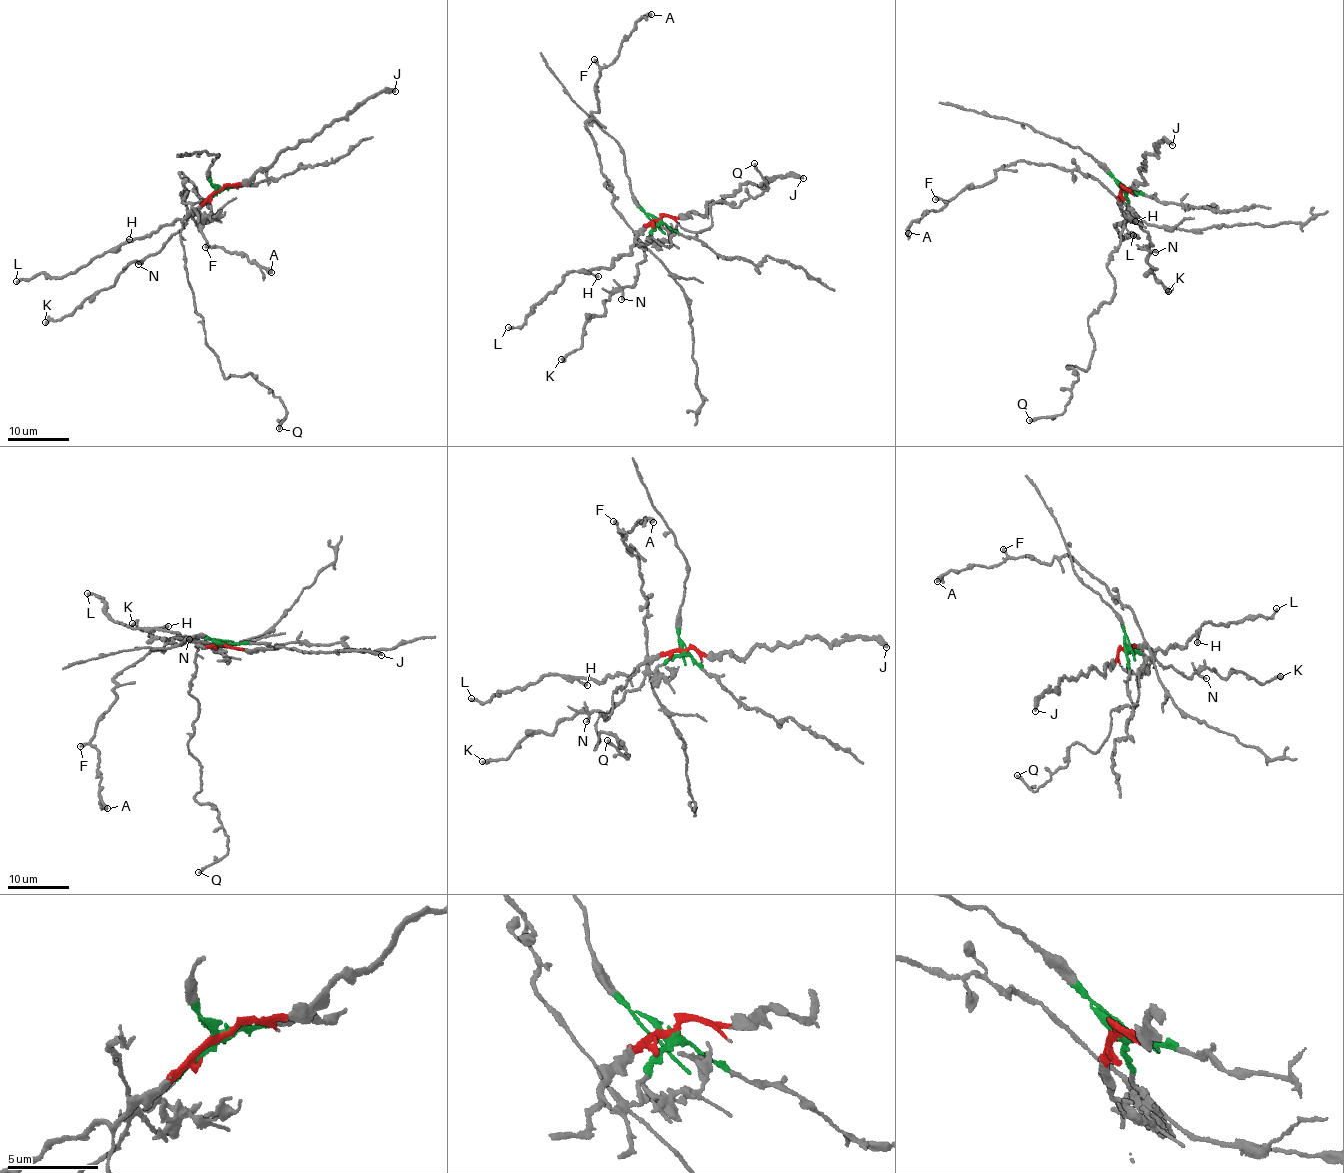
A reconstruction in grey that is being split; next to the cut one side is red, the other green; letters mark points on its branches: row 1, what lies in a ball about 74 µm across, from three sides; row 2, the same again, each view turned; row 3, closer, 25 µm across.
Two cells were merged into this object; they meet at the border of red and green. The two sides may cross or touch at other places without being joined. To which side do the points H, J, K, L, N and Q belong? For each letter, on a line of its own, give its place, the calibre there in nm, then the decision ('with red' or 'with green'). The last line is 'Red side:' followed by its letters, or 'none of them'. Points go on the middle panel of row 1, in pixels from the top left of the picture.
H: (598, 276) | 280 nm | with red
J: (803, 178) | 320 nm | with red
K: (561, 359) | 360 nm | with green
L: (508, 327) | 240 nm | with red
N: (621, 299) | 240 nm | with green
Q: (754, 163) | 240 nm | with red
Red side: H, J, L, Q

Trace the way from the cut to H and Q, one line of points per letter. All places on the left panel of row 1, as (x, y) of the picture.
H: (219, 189), (183, 220), (163, 224), (144, 237), (123, 243), (130, 239)
Q: (219, 189), (183, 221), (180, 231), (194, 304), (222, 375), (250, 374), (280, 398), (286, 417), (279, 429)

